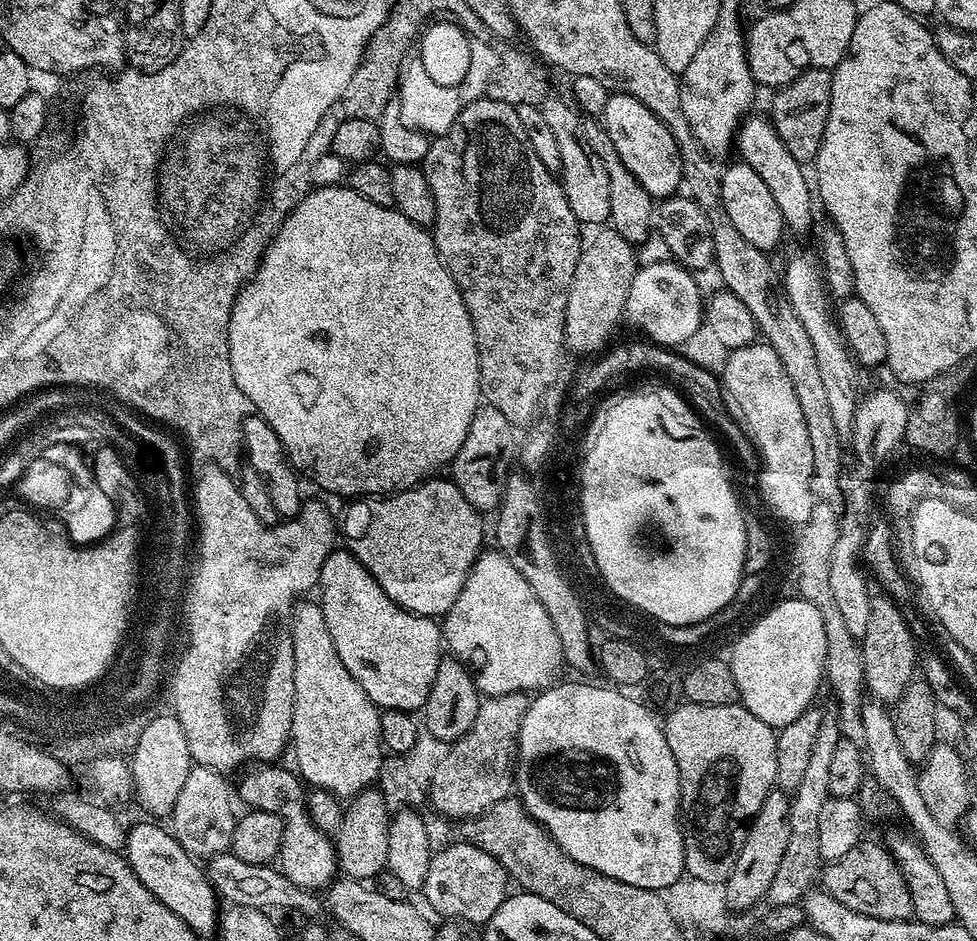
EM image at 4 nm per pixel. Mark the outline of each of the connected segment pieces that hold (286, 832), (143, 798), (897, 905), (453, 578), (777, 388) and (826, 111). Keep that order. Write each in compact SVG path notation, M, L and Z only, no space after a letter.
M254 764L251 765L242 775L240 784L237 783L236 794L248 804L247 807L255 811L273 812L277 811L284 820L282 846L278 857L278 868L283 875L294 882L299 888L310 891L325 889L337 875L338 865L336 863L336 849L331 837L313 824L309 816L307 795L301 779L289 768L282 768L279 764Z
M163 714L150 721L146 730L142 731L142 736L138 738L136 748L130 753L135 803L140 803L152 815L149 817L167 817L174 810L174 802L178 802L178 794L186 783L186 774L190 774L193 766L186 733L175 715Z
M868 838L861 839L842 858L827 861L818 876L823 891L829 892L842 906L850 906L858 914L883 920L911 920L910 890L906 890L906 878L894 862L883 843L876 844Z
M429 478L405 492L393 492L386 496L377 496L375 498L356 498L351 501L352 504L344 512L344 524L342 520L342 540L346 543L347 551L351 552L354 558L358 558L358 562L362 562L362 566L366 566L366 570L370 570L370 574L374 574L374 578L378 582L378 586L382 586L382 590L386 590L386 594L390 594L390 598L394 598L394 602L398 602L398 606L402 606L408 612L413 612L419 616L431 616L433 618L442 618L450 610L450 606L454 606L454 598L458 598L458 594L462 590L462 586L466 582L468 572L474 566L474 562L480 557L484 544L484 524L481 513L477 512L474 506L470 506L470 502L466 502L466 498L462 494L462 490L458 490L458 486L452 483L451 479L436 480L440 478Z
M753 342L732 350L722 373L722 387L728 413L748 433L748 439L756 445L756 451L762 454L762 458L768 459L769 471L764 479L766 492L762 496L763 502L768 503L767 511L785 525L804 525L814 509L814 454L810 434L806 434L802 406L798 406L794 386L790 386L790 378L786 378L786 370L782 370L778 354L774 354L771 346L763 342Z
M810 68L796 80L775 89L770 119L782 146L790 150L794 159L801 162L815 161L826 130L826 118L830 114L832 72L827 68Z

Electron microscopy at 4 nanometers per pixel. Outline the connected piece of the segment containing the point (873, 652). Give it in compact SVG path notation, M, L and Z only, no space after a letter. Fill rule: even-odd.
M880 594L873 599L870 622L866 622L866 634L862 641L864 688L876 702L895 702L906 690L918 668L916 654L917 637L913 636L905 613L897 608L887 596Z

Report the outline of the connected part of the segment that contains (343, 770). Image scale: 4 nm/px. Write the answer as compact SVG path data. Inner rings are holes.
M312 598L292 605L294 710L290 752L296 755L295 771L312 788L328 788L336 796L351 798L380 779L386 757L380 733L381 709L342 666L319 603L308 599Z

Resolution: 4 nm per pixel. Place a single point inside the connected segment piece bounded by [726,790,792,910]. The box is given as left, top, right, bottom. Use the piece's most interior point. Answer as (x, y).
(765, 838)

